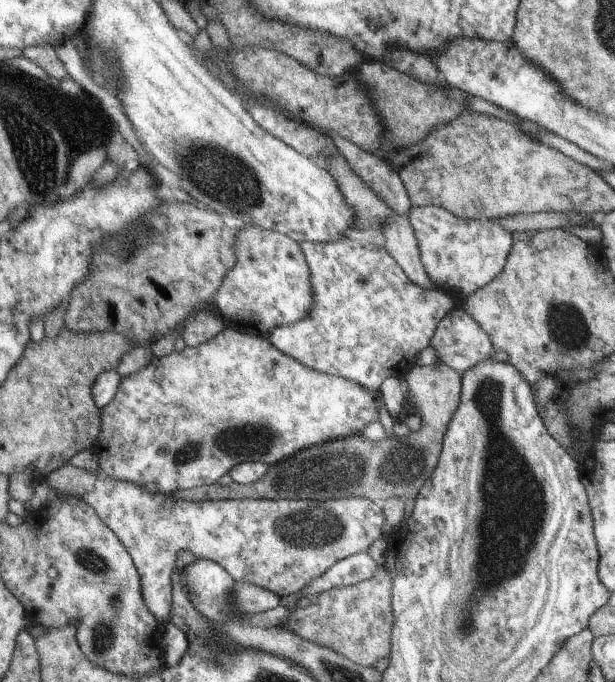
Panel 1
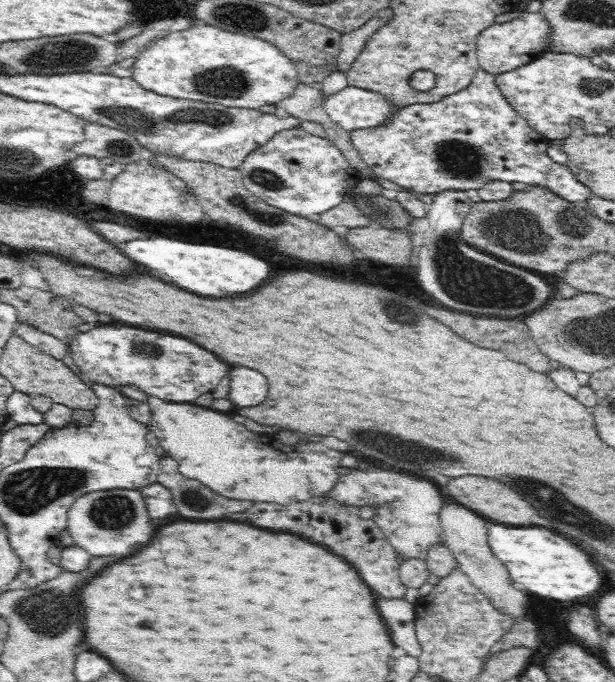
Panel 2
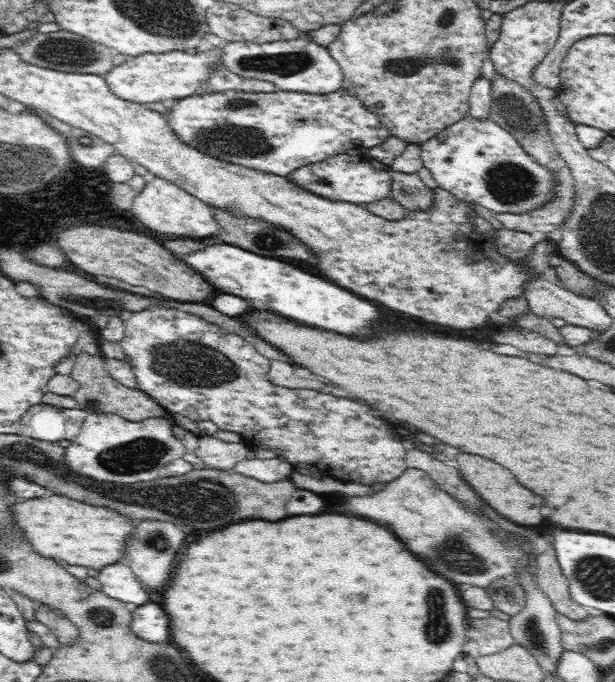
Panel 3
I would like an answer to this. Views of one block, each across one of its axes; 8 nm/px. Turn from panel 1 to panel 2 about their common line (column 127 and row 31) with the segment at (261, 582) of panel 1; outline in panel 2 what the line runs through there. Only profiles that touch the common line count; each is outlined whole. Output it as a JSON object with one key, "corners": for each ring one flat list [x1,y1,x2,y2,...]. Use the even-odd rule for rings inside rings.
{"corners":[[522,12,510,22,492,24,478,34,476,49,480,69,494,76,520,66,525,66,544,55,549,44,549,32,552,25,545,20,544,13]]}

